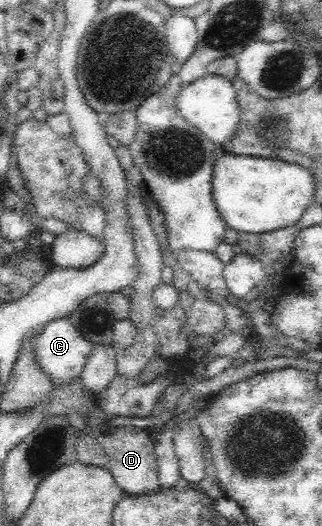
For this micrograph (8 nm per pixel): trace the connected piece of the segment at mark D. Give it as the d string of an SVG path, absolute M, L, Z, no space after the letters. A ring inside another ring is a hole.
M134 428L127 436L125 432L114 429L96 430L97 443L108 457L106 468L113 474L116 484L129 495L158 492L161 482L157 471L157 460L154 453L155 441L151 439L152 429Z

